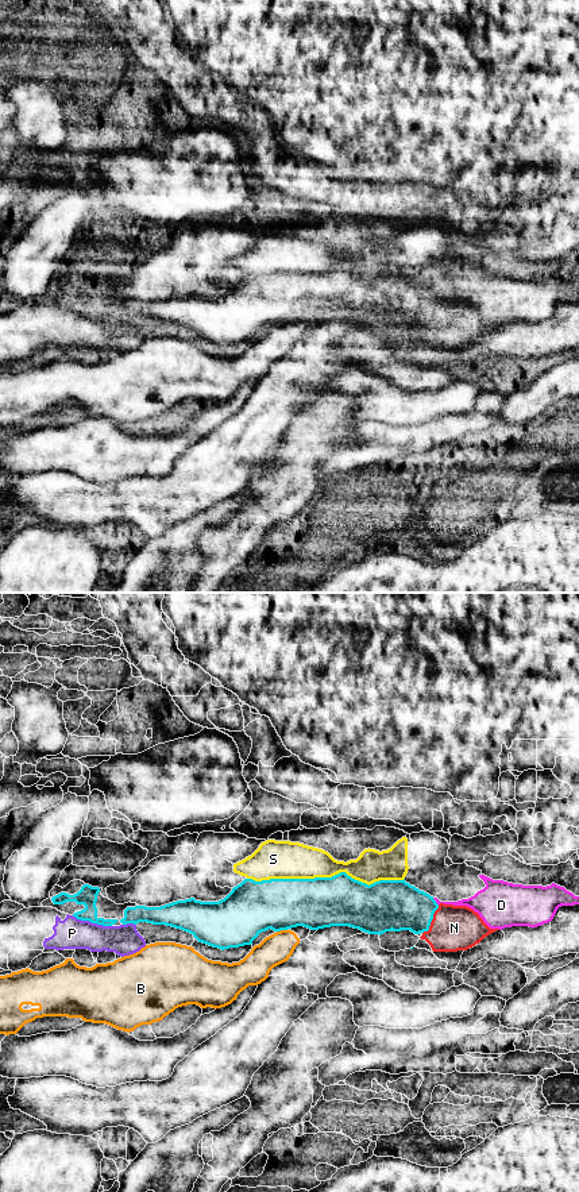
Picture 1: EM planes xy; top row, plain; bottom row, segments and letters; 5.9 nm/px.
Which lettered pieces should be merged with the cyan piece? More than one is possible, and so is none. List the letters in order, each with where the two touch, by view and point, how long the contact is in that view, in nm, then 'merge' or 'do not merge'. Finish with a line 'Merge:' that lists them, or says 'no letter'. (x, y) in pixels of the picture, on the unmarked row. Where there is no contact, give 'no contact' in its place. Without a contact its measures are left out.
B: meets cyan in xy at (281, 324); contact 70 nm long; do not merge
D: meets cyan in xy at (435, 297); contact 60 nm long; do not merge
N: meets cyan in xy at (432, 313); contact 200 nm long; merge
P: meets cyan in xy at (92, 317); contact 240 nm long; do not merge
S: meets cyan in xy at (325, 273); contact 950 nm long; do not merge
Merge: N

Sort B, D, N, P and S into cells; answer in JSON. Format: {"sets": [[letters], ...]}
{"sets": [["B"], ["D", "S"], ["N"], ["P"]]}

